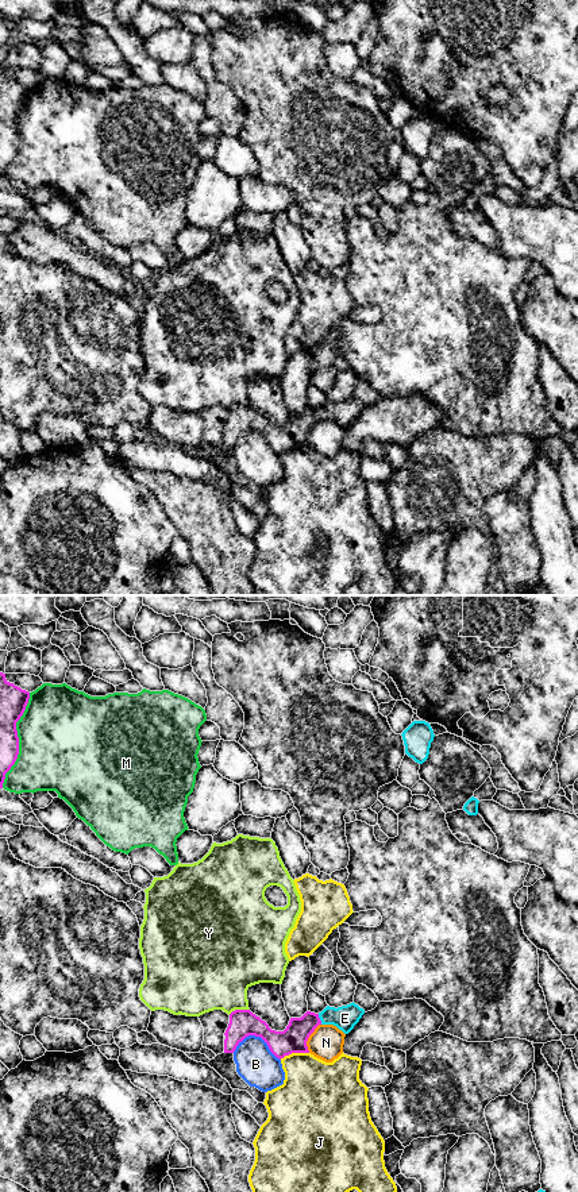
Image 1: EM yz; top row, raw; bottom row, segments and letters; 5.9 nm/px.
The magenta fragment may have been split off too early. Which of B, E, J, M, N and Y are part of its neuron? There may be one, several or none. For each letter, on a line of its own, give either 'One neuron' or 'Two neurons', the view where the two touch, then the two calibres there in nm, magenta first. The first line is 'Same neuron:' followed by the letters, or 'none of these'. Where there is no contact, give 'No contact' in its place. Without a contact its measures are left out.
Same neuron: E
B: Two neurons. Touches magenta in yz. Thickness 160 nm (magenta) against 240 nm
E: One neuron. Touches magenta in yz. Thickness 160 nm (magenta) against 150 nm
J: Two neurons. Touches magenta in yz. Thickness 160 nm (magenta) against 360 nm
M: Two neurons. Touches magenta in yz. Thickness 160 nm (magenta) against 500 nm
N: Two neurons. Touches magenta in yz. Thickness 160 nm (magenta) against 200 nm
Y: Two neurons. Touches magenta in yz. Thickness 160 nm (magenta) against 420 nm

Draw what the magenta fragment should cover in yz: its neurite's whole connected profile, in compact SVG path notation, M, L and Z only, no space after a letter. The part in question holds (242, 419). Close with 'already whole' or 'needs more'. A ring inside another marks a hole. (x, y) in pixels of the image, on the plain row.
M354 397L338 404L327 401L319 409L307 406L301 413L290 413L284 427L275 427L250 405L235 405L224 428L224 448L234 448L248 431L261 432L280 455L292 448L309 448L307 436L319 420L334 420L348 429L363 409Z; needs more

